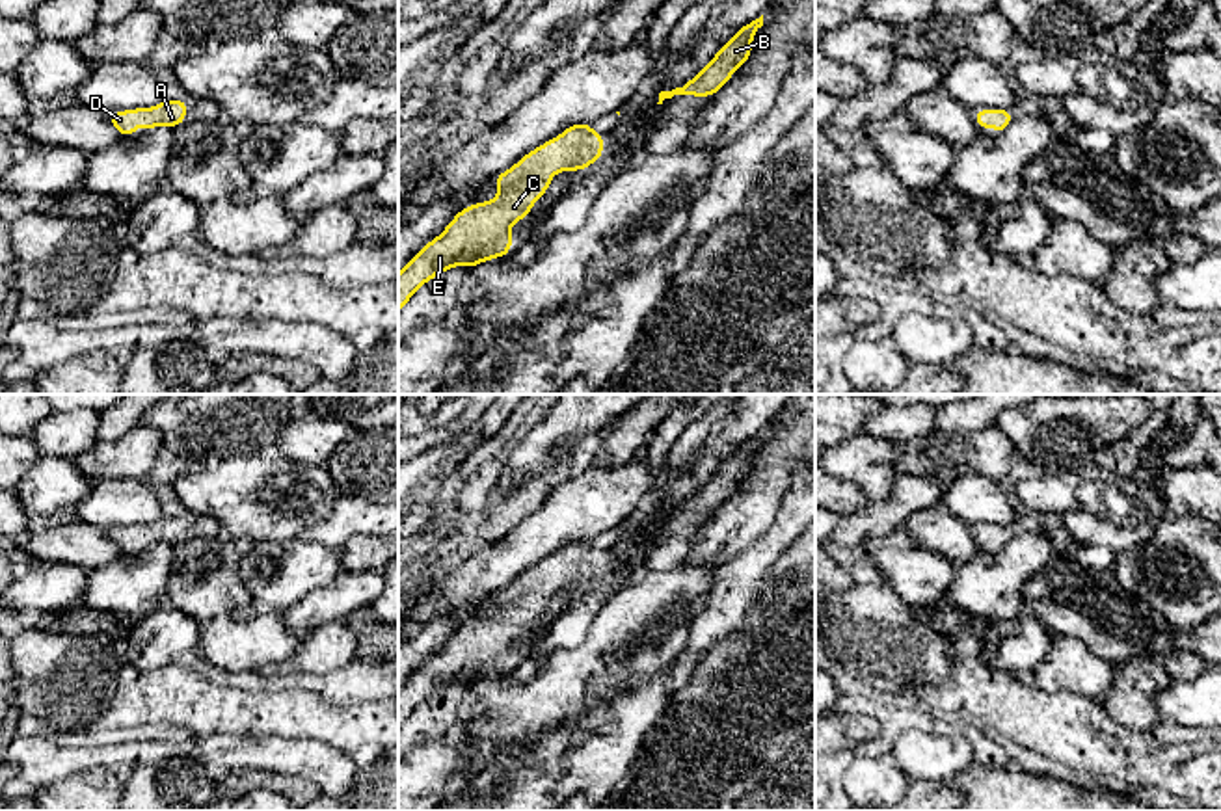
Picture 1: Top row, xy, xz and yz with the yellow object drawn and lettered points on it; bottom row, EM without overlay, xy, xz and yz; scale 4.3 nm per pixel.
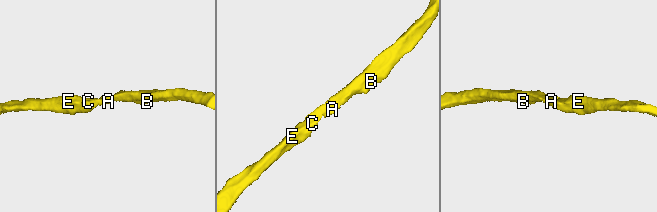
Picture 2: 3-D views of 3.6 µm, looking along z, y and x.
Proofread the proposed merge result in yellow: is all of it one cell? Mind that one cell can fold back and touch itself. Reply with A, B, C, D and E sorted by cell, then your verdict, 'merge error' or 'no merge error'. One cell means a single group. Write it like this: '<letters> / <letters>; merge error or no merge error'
A B C D E; no merge error

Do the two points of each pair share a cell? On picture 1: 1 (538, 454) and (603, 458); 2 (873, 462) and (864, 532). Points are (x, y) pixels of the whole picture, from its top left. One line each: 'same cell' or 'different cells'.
1: different cells
2: different cells

